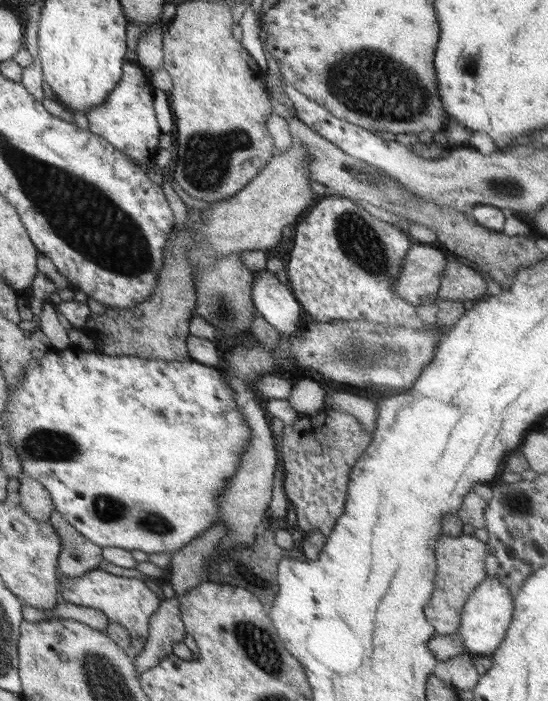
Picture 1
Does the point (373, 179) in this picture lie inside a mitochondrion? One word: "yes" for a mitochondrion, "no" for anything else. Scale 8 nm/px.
yes

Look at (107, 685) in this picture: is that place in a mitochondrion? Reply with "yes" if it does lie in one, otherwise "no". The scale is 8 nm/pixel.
yes

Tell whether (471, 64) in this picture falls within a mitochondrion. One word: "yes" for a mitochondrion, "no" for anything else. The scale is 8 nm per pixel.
yes

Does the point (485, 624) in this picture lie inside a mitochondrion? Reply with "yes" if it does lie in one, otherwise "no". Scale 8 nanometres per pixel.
no

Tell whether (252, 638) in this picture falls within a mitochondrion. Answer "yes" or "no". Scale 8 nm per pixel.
yes

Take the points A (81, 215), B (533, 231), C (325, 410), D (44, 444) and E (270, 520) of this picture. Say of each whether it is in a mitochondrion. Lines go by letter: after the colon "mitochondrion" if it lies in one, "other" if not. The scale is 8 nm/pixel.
A: mitochondrion
B: other
C: other
D: mitochondrion
E: other

